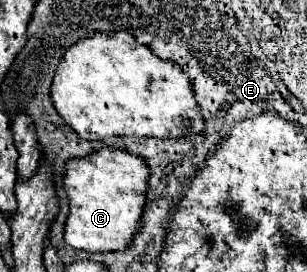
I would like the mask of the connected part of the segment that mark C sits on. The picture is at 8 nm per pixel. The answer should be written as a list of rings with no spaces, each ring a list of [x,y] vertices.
[[[110,146],[86,158],[66,162],[64,184],[70,198],[70,216],[64,226],[64,242],[70,244],[72,248],[86,250],[86,252],[114,252],[130,246],[130,242],[142,228],[142,212],[144,212],[142,206],[146,204],[148,178],[150,178],[150,168],[146,162],[142,162],[140,156],[132,156],[124,150],[110,148]]]

